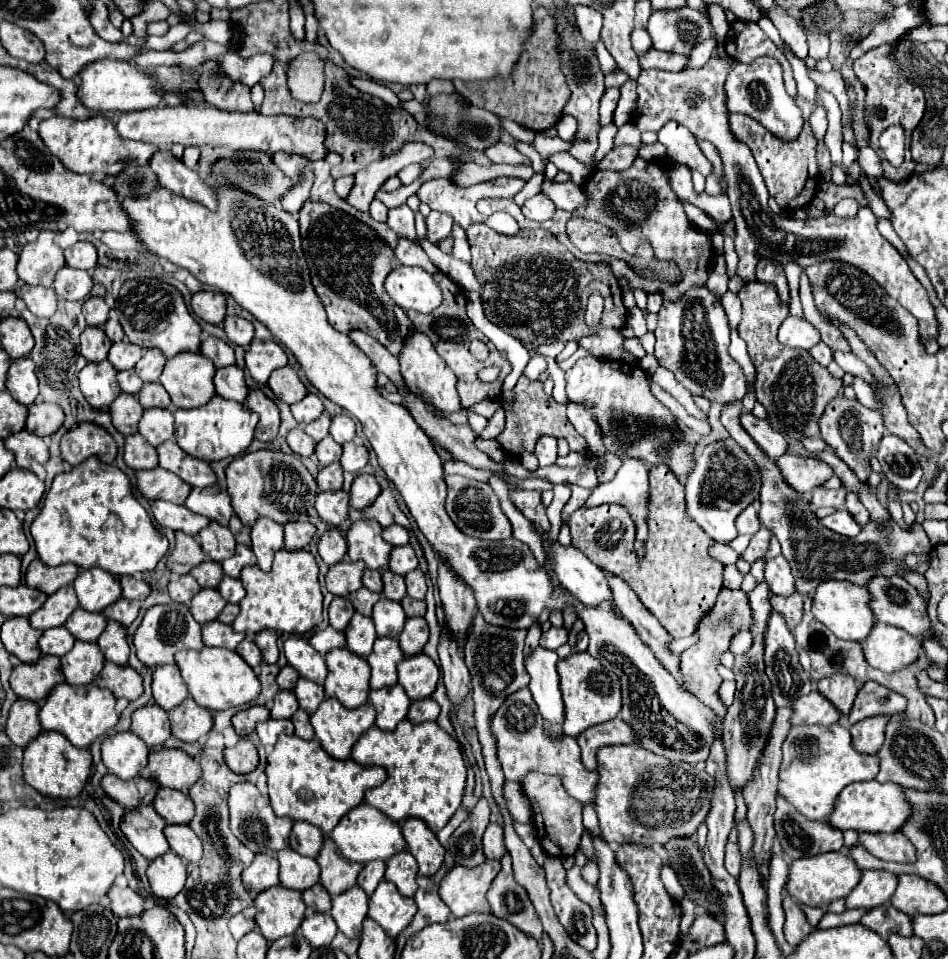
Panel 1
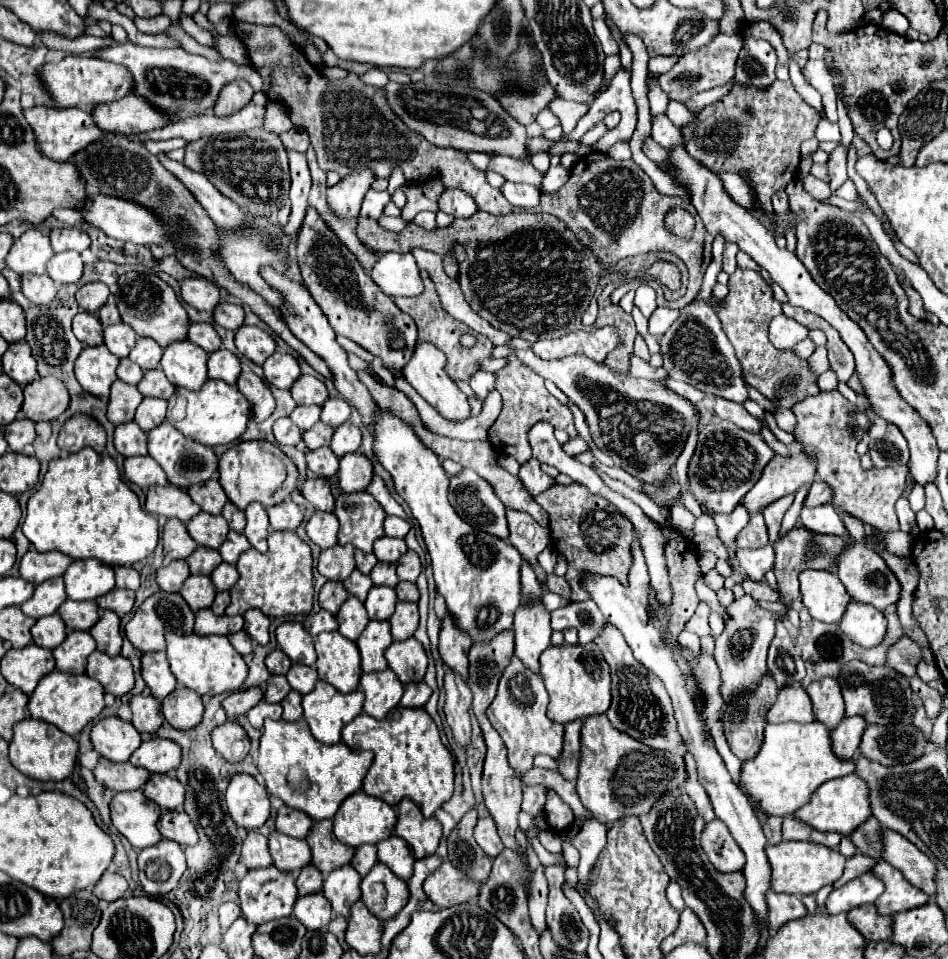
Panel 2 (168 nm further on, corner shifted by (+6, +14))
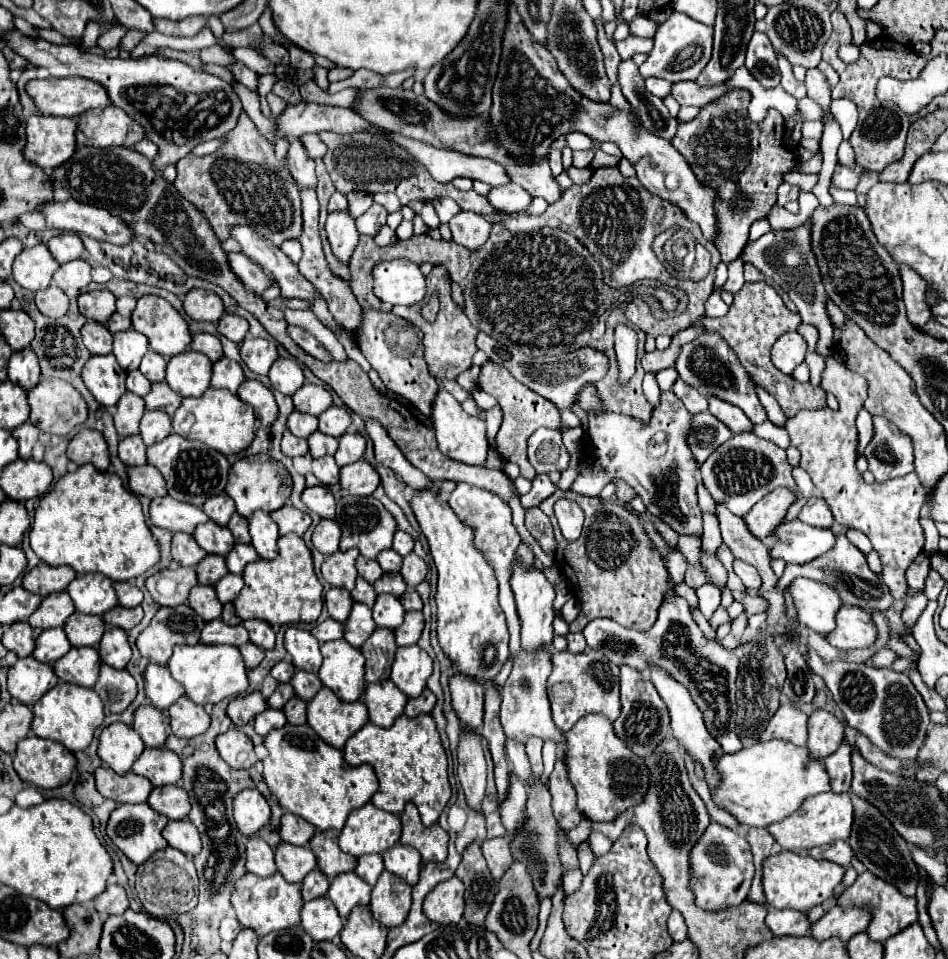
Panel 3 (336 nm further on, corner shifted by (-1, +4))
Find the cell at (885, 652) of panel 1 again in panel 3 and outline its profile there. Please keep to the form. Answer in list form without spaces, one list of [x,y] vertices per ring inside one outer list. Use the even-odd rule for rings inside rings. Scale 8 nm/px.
[[[839,607],[835,615],[837,627],[825,635],[825,639],[843,651],[859,649],[873,645],[877,637],[877,629],[871,621],[871,613],[863,611],[861,607]]]

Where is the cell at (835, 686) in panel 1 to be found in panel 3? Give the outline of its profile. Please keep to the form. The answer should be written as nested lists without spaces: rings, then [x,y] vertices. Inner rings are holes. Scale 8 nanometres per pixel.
[[[825,709],[813,711],[807,723],[807,751],[811,753],[811,759],[823,761],[831,753],[835,753],[837,747],[843,743],[843,731],[845,723],[837,715]]]

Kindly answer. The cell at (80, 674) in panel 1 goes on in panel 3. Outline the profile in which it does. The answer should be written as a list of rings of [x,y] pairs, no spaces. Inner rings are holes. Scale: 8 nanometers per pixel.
[[[73,647],[65,657],[57,659],[51,669],[63,683],[93,687],[99,675],[99,653],[93,647]]]

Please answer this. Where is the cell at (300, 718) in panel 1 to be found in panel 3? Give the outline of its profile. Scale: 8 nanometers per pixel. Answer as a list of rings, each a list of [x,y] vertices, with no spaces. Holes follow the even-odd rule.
[[[291,697],[289,701],[287,701],[287,705],[283,707],[283,713],[285,713],[285,717],[287,717],[287,723],[291,723],[291,725],[303,725],[305,723],[305,707],[307,703],[301,699],[301,697]]]

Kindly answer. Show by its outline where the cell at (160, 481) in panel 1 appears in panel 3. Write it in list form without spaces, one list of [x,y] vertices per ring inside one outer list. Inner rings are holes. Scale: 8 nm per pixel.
[[[151,465],[127,467],[127,475],[129,475],[129,489],[135,495],[145,495],[149,499],[167,495],[163,475],[155,467],[151,467]]]

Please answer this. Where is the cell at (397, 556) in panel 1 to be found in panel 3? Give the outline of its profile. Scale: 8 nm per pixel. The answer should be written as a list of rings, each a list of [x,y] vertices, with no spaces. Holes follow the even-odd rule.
[[[393,549],[381,551],[381,553],[377,555],[377,563],[381,565],[381,569],[383,569],[385,573],[395,573],[395,571],[399,571],[399,569],[401,569],[401,561],[403,561],[403,557],[397,555]]]

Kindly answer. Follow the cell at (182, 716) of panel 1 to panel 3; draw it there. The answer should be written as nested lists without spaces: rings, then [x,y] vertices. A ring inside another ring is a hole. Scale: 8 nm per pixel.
[[[181,695],[181,699],[169,709],[171,731],[175,737],[197,737],[209,727],[209,715],[203,705],[195,705],[191,699]]]

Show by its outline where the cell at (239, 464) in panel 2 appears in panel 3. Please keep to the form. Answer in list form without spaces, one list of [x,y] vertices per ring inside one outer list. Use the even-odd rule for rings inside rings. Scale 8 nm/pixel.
[[[243,457],[231,467],[229,483],[227,483],[225,491],[235,501],[237,513],[249,519],[253,515],[253,511],[257,511],[257,509],[267,513],[267,511],[275,511],[275,509],[283,507],[291,495],[291,479],[287,477],[287,473],[283,473],[283,477],[281,477],[275,461],[271,463],[271,461],[257,461],[251,457]],[[267,507],[271,507],[271,509],[267,509]]]

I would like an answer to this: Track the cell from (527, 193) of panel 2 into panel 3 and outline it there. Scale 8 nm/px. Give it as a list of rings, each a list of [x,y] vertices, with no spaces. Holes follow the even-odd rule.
[[[507,183],[503,187],[493,187],[487,193],[487,201],[497,211],[515,213],[515,211],[523,211],[529,207],[531,195],[523,191],[523,187],[519,187],[517,183]]]

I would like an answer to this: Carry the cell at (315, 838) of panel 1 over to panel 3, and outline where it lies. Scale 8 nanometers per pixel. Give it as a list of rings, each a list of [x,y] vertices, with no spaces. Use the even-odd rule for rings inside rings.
[[[285,813],[281,817],[281,839],[291,845],[307,845],[311,835],[315,833],[315,827],[307,823],[303,817]]]

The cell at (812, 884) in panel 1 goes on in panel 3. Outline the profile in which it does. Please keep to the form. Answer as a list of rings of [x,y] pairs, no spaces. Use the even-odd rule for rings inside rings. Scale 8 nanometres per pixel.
[[[783,851],[779,855],[771,855],[763,861],[763,893],[767,905],[775,909],[795,909],[795,911],[809,911],[815,905],[821,905],[837,895],[845,869],[831,861],[815,861],[809,855],[797,855],[793,851]]]

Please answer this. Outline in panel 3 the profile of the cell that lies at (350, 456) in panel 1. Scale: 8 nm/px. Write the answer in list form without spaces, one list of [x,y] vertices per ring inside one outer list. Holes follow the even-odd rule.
[[[345,433],[339,437],[339,449],[335,453],[335,461],[339,467],[355,463],[365,453],[365,437],[359,433]]]

